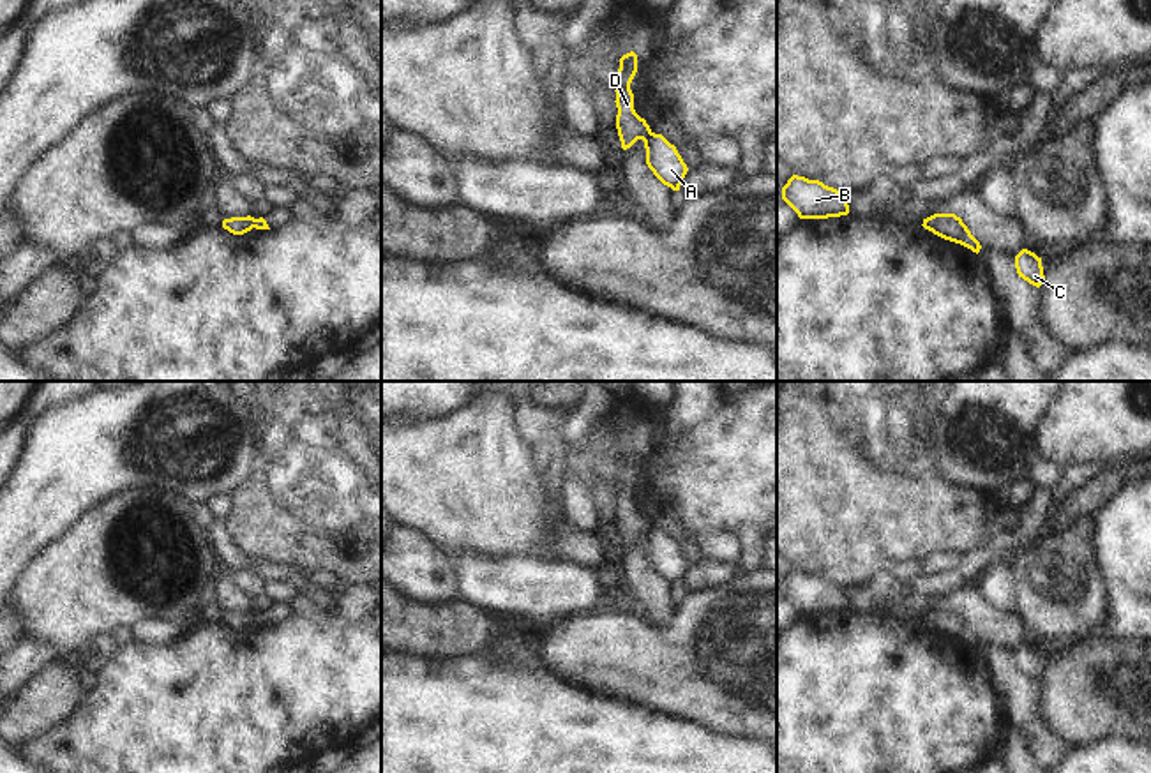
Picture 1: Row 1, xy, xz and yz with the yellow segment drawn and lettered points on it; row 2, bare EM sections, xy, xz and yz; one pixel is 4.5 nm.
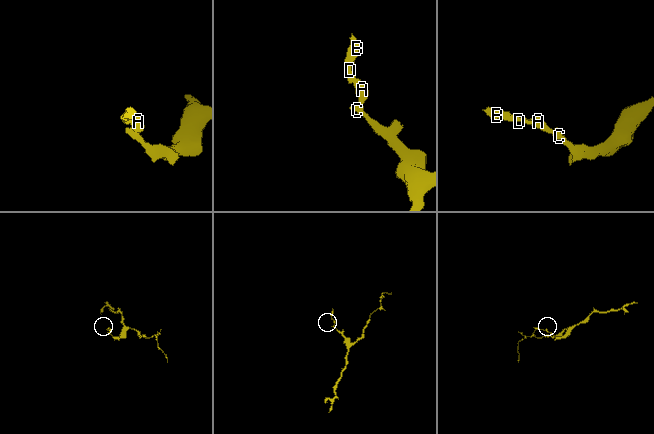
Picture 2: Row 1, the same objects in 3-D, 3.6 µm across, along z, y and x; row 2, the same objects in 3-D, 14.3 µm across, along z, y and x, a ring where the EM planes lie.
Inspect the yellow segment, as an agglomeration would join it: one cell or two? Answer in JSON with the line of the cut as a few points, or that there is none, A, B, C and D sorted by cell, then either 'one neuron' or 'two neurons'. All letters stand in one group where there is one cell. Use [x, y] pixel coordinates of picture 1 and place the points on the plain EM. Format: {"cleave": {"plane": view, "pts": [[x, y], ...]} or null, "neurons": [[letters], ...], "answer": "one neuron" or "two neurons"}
{"cleave": {"plane": "xz", "pts": [[652, 528], [643, 535]]}, "neurons": [["A", "C"], ["B", "D"]], "answer": "two neurons"}

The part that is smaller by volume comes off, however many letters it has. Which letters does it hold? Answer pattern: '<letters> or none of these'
B, D

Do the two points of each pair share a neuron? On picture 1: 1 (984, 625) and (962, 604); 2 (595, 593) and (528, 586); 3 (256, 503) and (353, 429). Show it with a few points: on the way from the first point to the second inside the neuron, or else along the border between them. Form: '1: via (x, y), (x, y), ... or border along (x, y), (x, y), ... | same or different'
1: via (978, 620), (968, 609) | same
2: via (579, 590), (544, 590) | same
3: via (281, 502), (329, 454) | same

